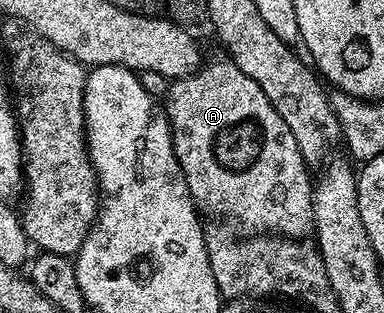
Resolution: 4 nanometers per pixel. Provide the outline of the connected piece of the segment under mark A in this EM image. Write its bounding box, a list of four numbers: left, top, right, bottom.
[165,57,314,240]

